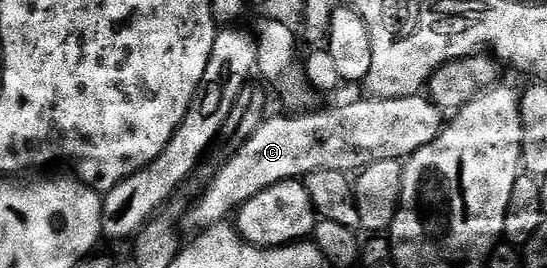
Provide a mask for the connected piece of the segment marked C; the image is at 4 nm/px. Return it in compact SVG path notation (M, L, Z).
M422 95L396 100L377 100L362 98L347 104L344 108L331 108L328 112L311 112L308 114L283 114L287 116L268 115L262 126L236 149L227 165L220 170L215 182L206 190L205 196L196 204L195 210L190 211L191 224L195 230L212 228L215 224L224 223L227 215L234 213L249 198L261 194L261 190L269 190L269 186L277 186L282 180L299 180L313 174L313 170L337 170L348 174L358 173L369 164L382 160L406 161L417 150L429 146L436 140L445 127L444 113Z

